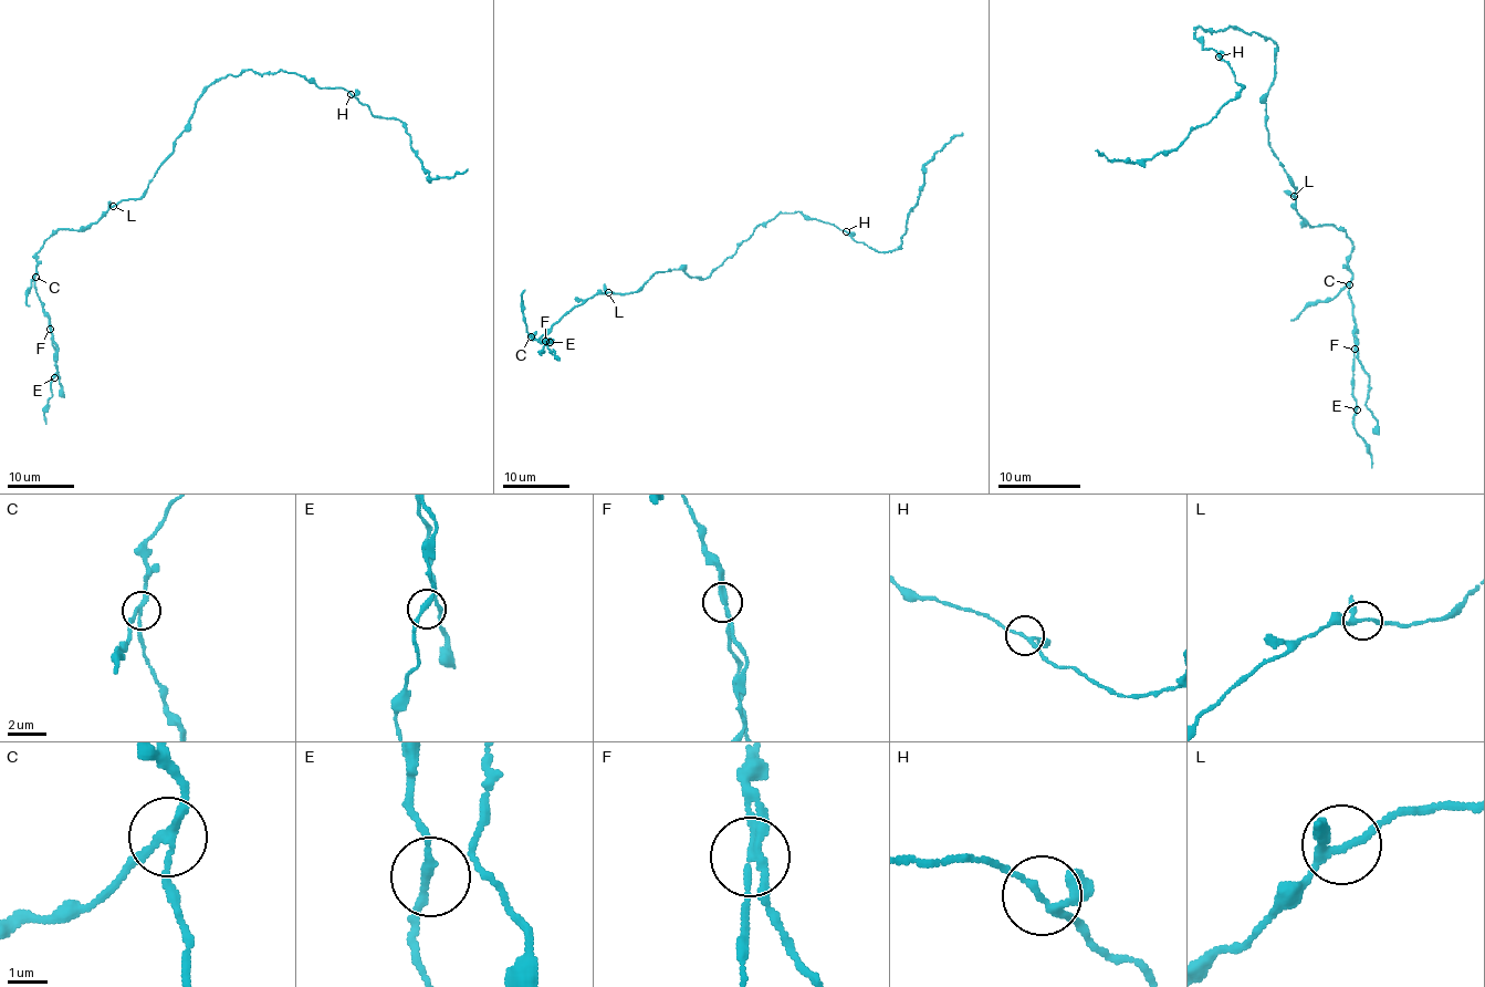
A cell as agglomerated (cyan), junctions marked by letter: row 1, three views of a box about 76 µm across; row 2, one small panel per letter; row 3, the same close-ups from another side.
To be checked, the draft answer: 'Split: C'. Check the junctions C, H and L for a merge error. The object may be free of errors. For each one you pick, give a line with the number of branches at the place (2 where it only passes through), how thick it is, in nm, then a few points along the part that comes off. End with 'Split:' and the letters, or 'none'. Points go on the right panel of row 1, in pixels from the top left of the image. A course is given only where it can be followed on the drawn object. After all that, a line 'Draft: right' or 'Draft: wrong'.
C: 3 branches meet; 180 nm thick; foreign part runs (1348, 284), (1355, 334), (1355, 429), (1365, 443), (1371, 467)
Split: C
Draft: right

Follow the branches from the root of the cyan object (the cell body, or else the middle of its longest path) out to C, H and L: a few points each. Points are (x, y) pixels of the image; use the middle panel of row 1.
C: (691, 278), (682, 269), (658, 271), (633, 292), (596, 292), (572, 308), (540, 339), (530, 335)
H: (691, 278), (708, 278), (757, 226), (781, 213), (799, 211), (846, 231)
L: (691, 278), (682, 269), (658, 271), (633, 292), (608, 292)

